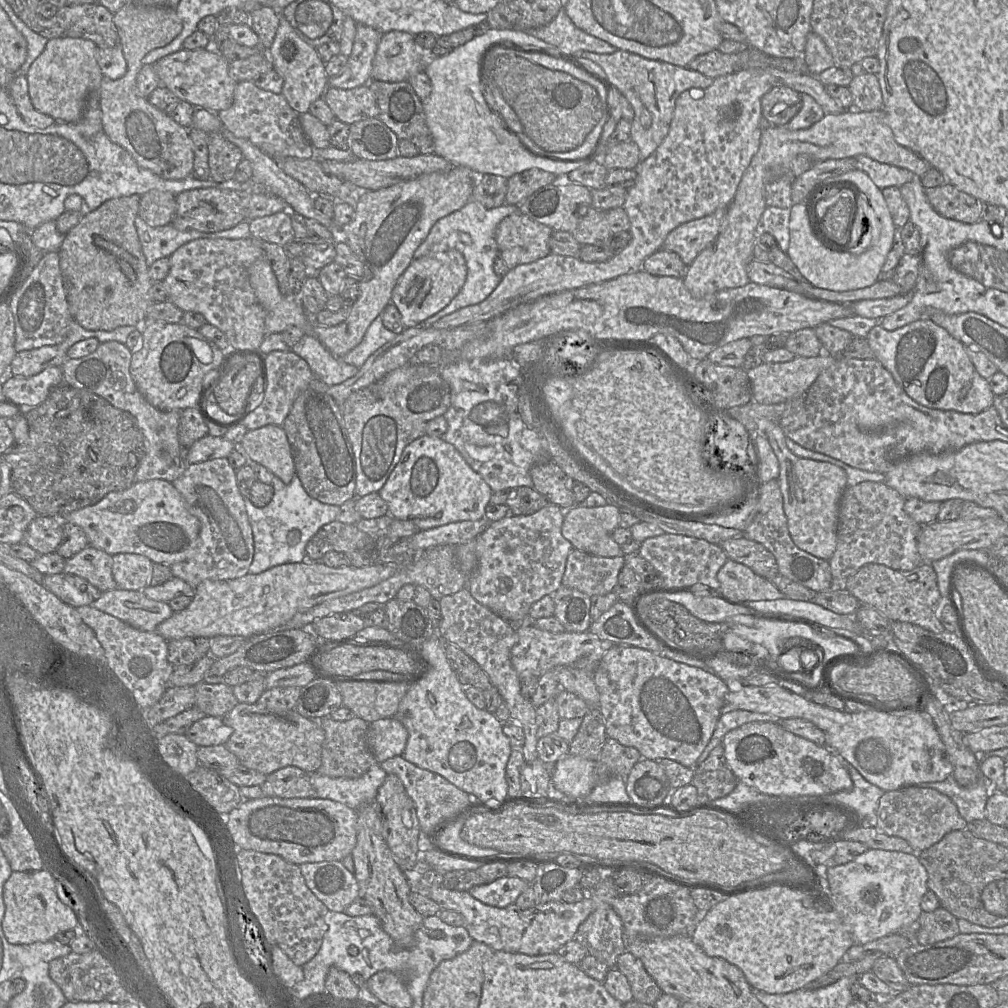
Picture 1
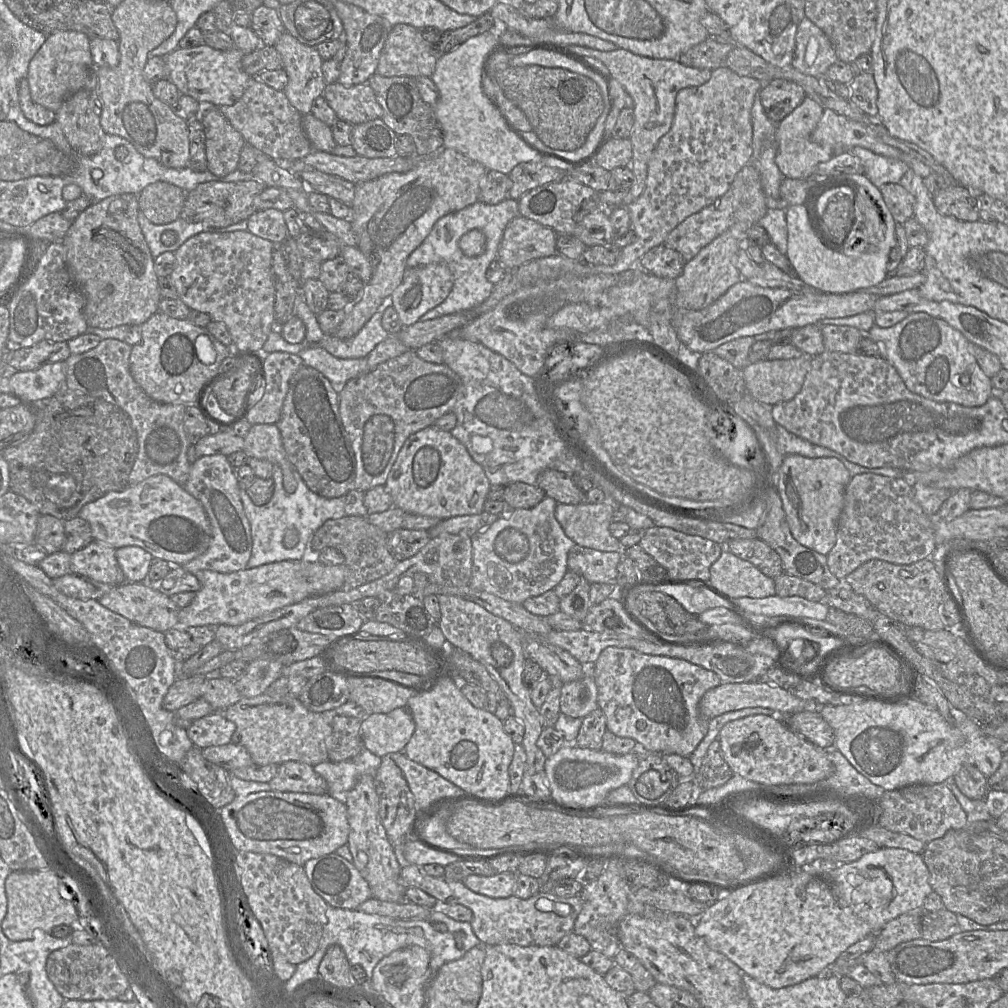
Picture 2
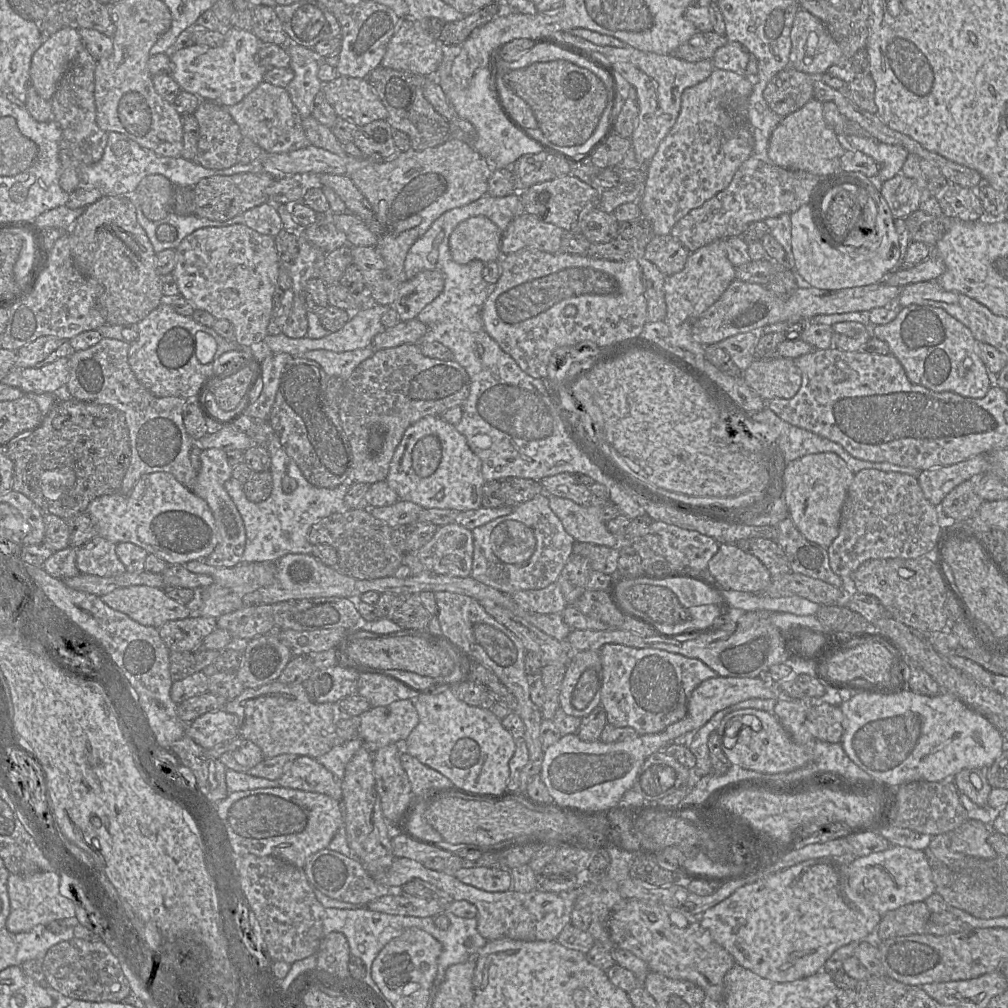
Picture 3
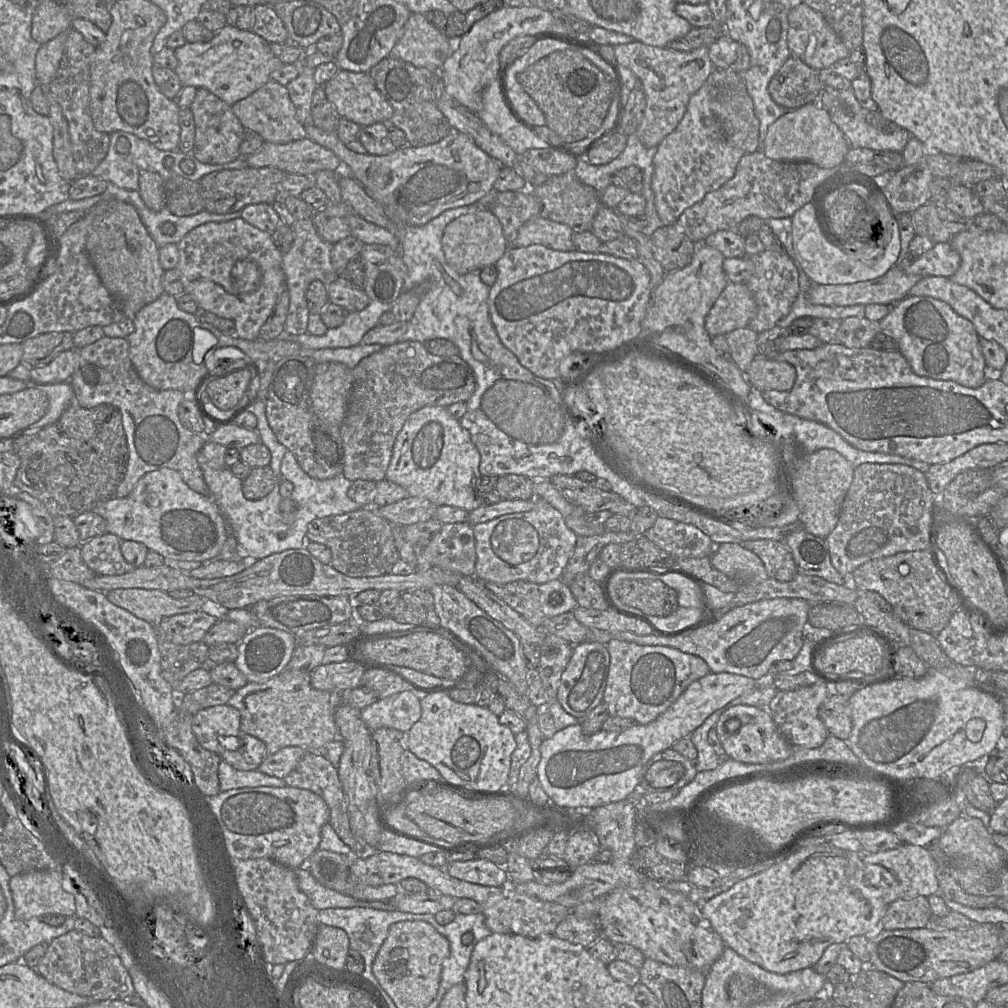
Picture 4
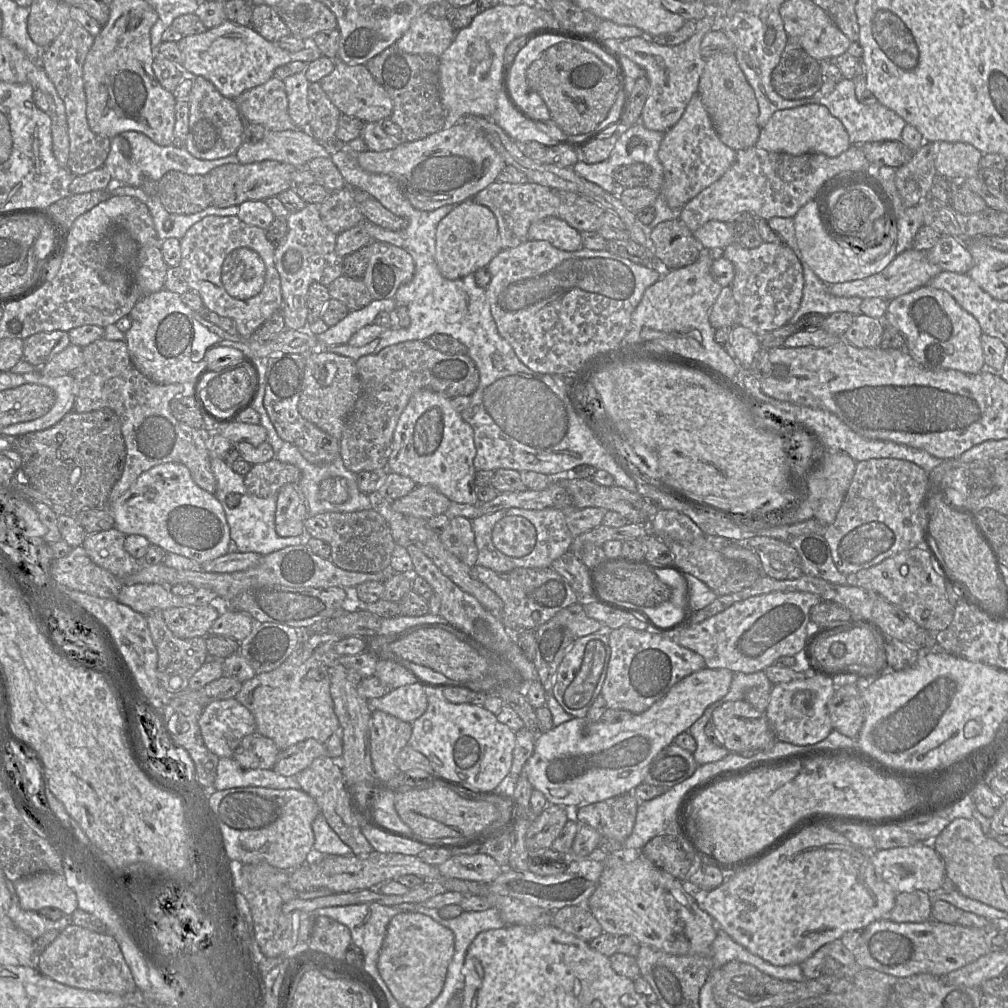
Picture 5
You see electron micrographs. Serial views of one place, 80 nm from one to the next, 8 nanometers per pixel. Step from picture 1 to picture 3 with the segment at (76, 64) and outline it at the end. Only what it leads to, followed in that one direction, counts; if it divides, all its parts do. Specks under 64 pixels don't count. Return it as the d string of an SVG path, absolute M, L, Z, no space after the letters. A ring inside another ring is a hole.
M62 28L48 38L34 53L30 67L30 83L38 95L51 101L70 64L83 47L74 28Z

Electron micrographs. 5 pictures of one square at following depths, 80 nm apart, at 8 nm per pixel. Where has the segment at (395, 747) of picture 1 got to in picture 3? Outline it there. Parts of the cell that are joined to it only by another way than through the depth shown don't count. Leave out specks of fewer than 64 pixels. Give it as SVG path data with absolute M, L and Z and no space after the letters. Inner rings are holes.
M411 699L371 707L359 716L359 737L372 753L389 744L402 744L419 722Z

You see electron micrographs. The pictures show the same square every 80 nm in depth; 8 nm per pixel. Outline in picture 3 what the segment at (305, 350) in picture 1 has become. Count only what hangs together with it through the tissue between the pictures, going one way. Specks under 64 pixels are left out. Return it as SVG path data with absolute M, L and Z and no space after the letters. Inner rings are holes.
M370 346L342 353L313 350L298 356L315 361L329 377L337 377L346 381L354 370L363 361L372 357L376 351L374 346Z

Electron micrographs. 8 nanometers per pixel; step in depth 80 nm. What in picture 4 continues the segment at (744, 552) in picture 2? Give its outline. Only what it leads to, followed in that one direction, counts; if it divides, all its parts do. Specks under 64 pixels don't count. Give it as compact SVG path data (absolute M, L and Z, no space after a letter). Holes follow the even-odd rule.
M758 539L745 541L741 545L761 559L769 578L787 582L798 574L793 554L785 542Z

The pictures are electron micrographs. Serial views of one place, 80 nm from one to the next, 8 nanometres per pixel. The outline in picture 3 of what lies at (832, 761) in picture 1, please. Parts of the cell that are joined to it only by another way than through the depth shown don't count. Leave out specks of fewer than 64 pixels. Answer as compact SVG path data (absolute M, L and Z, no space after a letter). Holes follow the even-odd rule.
M740 709L727 714L716 729L723 752L732 765L762 774L786 773L805 766L812 750L793 741L778 719L763 710Z

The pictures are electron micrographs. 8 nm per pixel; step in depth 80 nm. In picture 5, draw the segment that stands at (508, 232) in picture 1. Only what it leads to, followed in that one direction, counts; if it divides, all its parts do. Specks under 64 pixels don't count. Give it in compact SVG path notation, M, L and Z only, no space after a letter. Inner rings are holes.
M546 217L533 222L527 233L528 240L543 240L564 251L583 248L581 232L559 217Z

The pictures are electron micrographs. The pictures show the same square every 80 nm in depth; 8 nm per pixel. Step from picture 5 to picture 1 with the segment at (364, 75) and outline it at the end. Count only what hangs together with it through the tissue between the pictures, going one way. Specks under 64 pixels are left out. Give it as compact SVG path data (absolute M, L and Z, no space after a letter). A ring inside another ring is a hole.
M368 84L353 89L328 87L323 95L335 118L351 126L356 122L378 118L380 109Z

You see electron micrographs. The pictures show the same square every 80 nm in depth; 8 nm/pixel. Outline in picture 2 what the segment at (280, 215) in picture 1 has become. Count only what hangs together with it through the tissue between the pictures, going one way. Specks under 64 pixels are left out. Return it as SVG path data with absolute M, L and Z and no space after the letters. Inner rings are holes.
M278 209L255 211L247 219L248 231L276 246L289 237L283 212Z

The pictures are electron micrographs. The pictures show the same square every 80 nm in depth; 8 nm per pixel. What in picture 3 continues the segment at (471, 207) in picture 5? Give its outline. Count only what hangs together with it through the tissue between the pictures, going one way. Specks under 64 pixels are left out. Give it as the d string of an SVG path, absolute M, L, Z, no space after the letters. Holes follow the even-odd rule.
M485 216L460 222L449 237L452 259L461 265L473 260L484 263L499 261L503 232Z

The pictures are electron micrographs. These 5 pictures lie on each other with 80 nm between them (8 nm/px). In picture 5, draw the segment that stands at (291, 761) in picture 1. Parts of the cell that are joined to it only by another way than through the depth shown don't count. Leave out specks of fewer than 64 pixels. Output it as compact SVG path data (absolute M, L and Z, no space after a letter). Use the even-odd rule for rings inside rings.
M300 633L300 643L286 661L272 671L258 673L243 682L240 691L234 697L254 715L256 731L272 739L280 750L309 738L326 743L340 727L330 692L328 667L317 659L308 647L310 634L312 633Z

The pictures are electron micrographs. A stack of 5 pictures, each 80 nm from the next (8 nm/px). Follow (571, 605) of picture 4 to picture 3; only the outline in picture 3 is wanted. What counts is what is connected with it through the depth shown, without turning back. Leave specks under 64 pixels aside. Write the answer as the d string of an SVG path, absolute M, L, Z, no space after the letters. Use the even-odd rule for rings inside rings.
M558 582L539 590L522 590L511 598L524 610L538 614L562 613L568 606Z

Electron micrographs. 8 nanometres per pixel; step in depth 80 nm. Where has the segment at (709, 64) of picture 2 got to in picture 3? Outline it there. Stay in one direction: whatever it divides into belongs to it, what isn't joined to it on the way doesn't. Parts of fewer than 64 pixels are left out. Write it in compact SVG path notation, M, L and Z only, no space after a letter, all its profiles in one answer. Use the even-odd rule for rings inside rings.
M698 31L688 42L676 48L672 55L688 62L711 60L716 50L728 42L727 37L714 31Z

